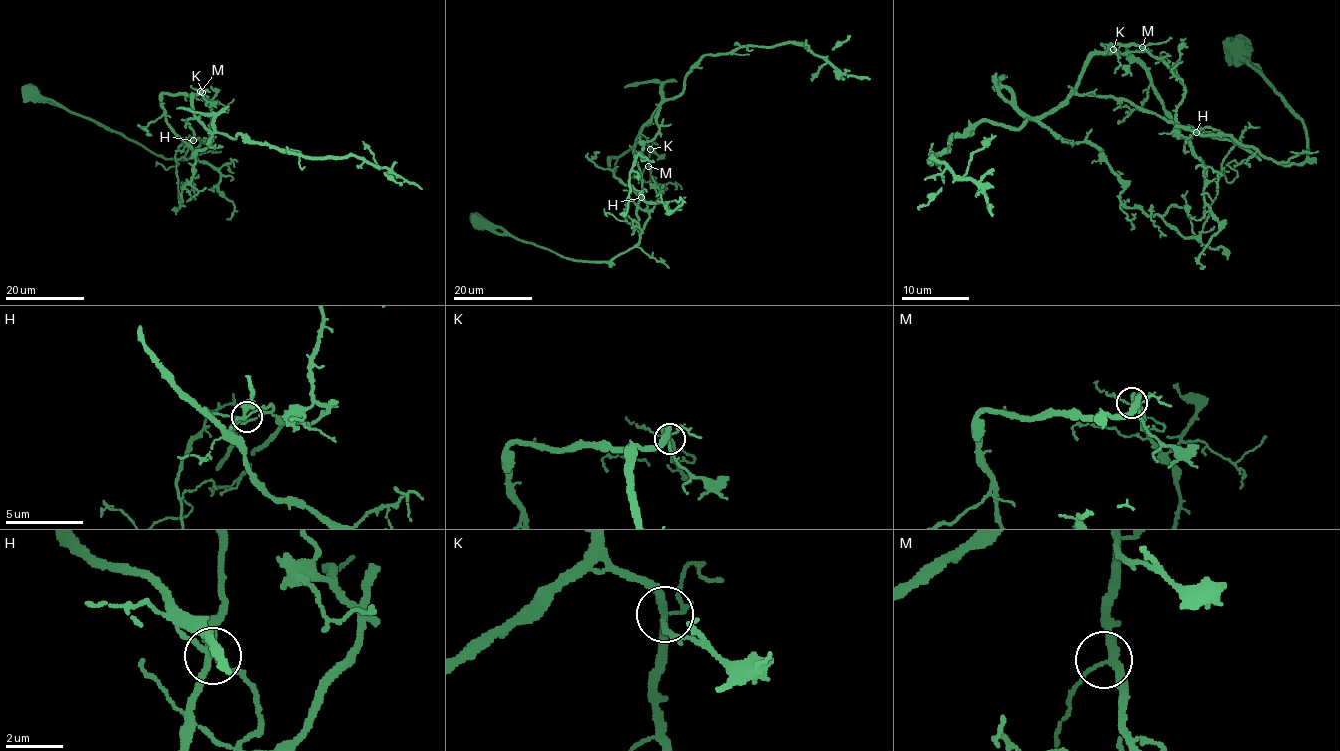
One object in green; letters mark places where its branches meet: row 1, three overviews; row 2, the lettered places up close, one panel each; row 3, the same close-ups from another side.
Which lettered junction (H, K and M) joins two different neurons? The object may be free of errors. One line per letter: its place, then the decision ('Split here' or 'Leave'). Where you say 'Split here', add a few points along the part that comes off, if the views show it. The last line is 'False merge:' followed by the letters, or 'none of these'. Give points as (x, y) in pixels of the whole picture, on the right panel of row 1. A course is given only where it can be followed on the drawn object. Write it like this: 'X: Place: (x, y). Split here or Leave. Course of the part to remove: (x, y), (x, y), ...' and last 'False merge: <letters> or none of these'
H: Place: (1196, 132). Split here. Course of the part to remove: (1196, 132), (1206, 127), (1228, 133), (1277, 164), (1301, 164), (1306, 159), (1306, 132), (1301, 120), (1225, 42)
K: Place: (1113, 49). Leave
M: Place: (1142, 47). Leave
False merge: H

